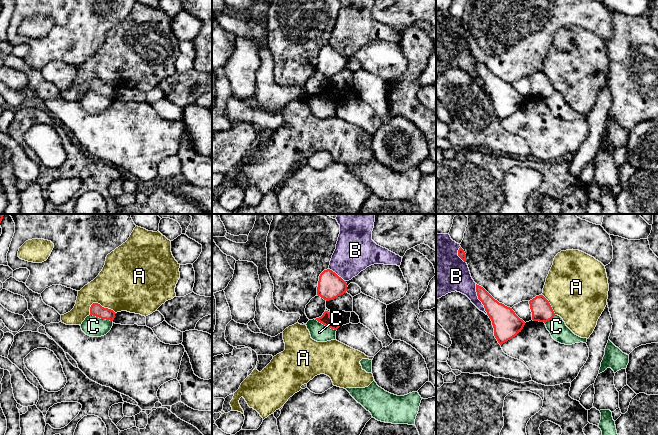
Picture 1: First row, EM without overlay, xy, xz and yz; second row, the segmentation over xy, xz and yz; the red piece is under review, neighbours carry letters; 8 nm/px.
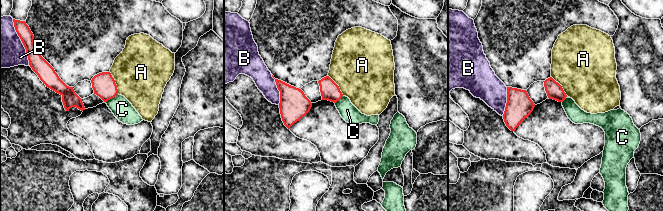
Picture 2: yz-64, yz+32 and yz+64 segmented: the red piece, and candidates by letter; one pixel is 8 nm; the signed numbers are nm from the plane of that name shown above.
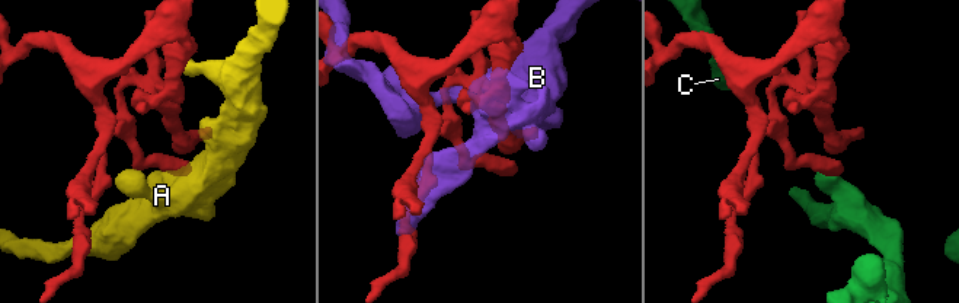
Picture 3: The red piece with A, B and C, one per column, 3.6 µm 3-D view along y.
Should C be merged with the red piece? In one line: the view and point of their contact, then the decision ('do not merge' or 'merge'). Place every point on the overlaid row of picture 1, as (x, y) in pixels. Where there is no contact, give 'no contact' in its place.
contact xy (101, 318); do not merge

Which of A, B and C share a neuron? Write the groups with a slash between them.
A / B / C

